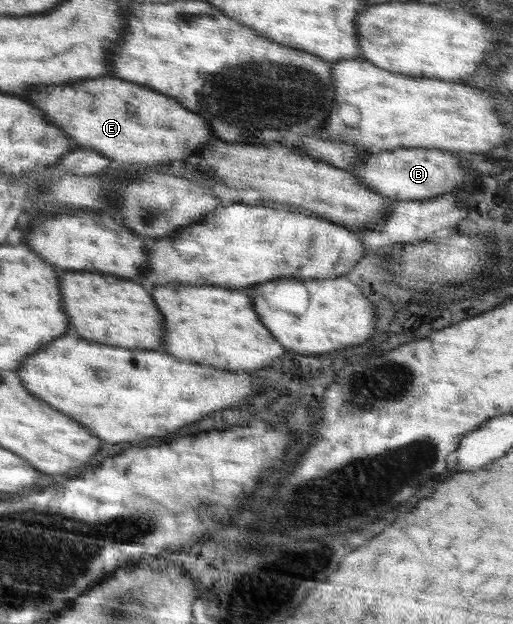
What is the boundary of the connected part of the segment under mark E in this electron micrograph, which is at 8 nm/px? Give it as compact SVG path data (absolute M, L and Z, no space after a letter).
M100 77L77 80L73 84L63 86L39 86L39 88L31 88L27 94L21 96L21 99L39 108L45 115L45 119L51 121L61 131L65 131L76 146L101 152L111 157L113 164L123 163L158 168L174 160L189 159L199 148L219 139L211 131L211 125L207 124L207 120L185 106L181 106L177 99L123 79Z

